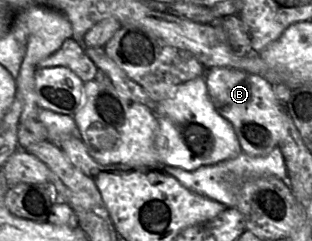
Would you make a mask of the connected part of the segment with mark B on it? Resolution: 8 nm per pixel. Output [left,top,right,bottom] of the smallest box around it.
[205,67,288,156]

